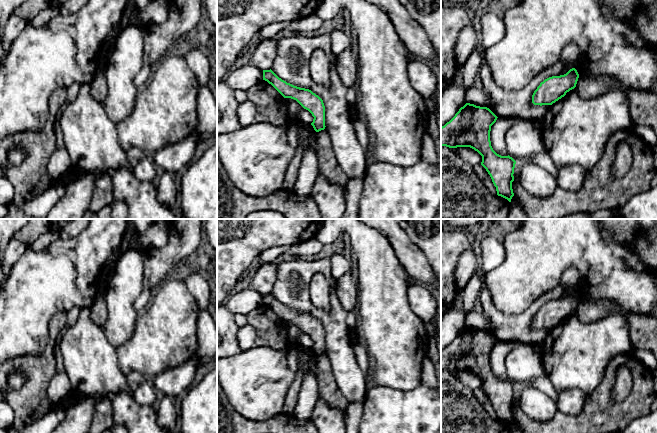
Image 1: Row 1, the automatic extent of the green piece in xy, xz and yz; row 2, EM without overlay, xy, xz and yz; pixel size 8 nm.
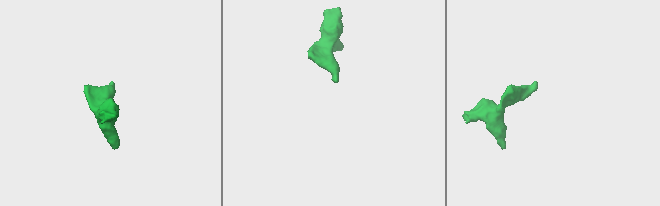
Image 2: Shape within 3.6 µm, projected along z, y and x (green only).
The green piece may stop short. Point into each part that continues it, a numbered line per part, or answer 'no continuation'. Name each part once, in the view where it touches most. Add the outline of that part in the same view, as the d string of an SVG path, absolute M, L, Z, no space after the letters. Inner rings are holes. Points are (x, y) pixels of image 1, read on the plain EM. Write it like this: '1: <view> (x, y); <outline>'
no continuation

